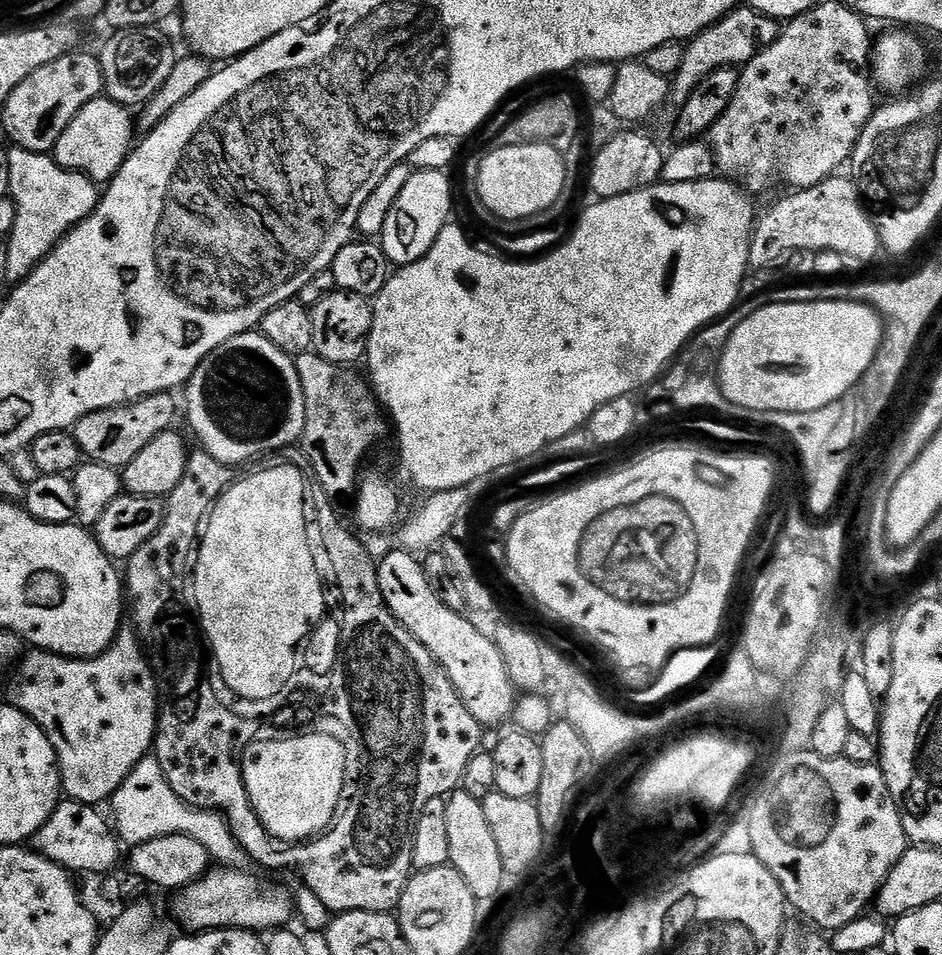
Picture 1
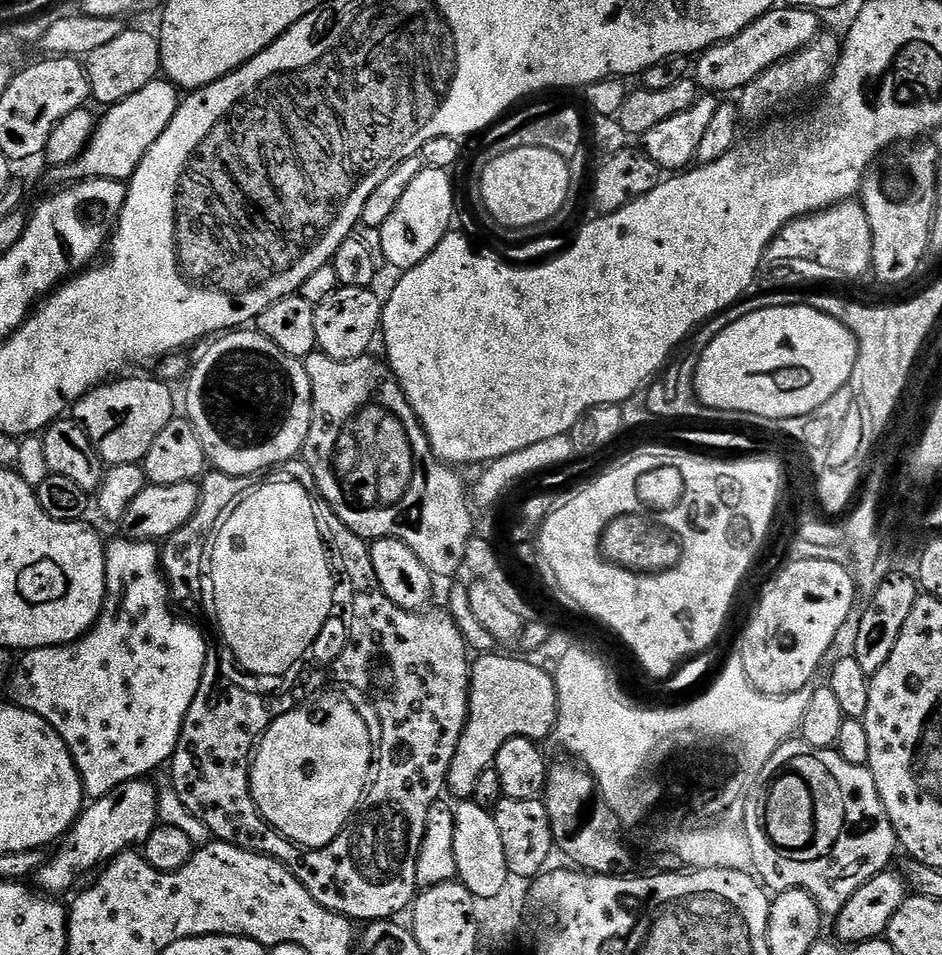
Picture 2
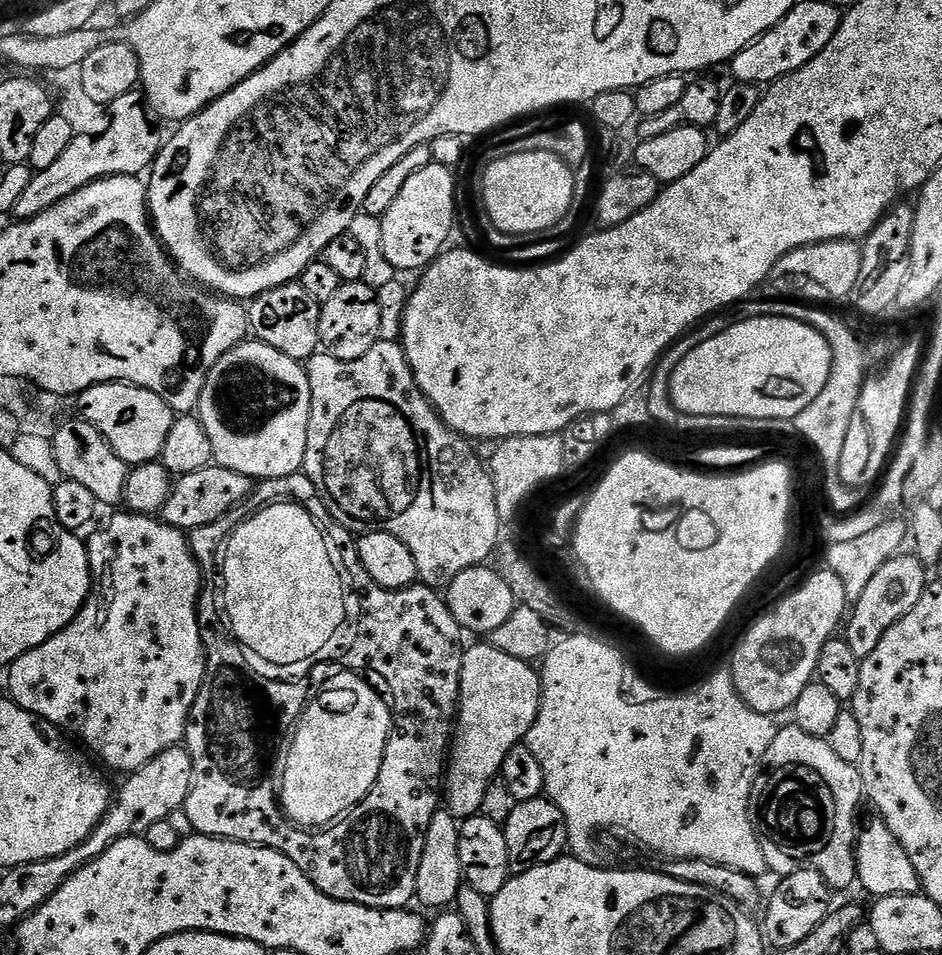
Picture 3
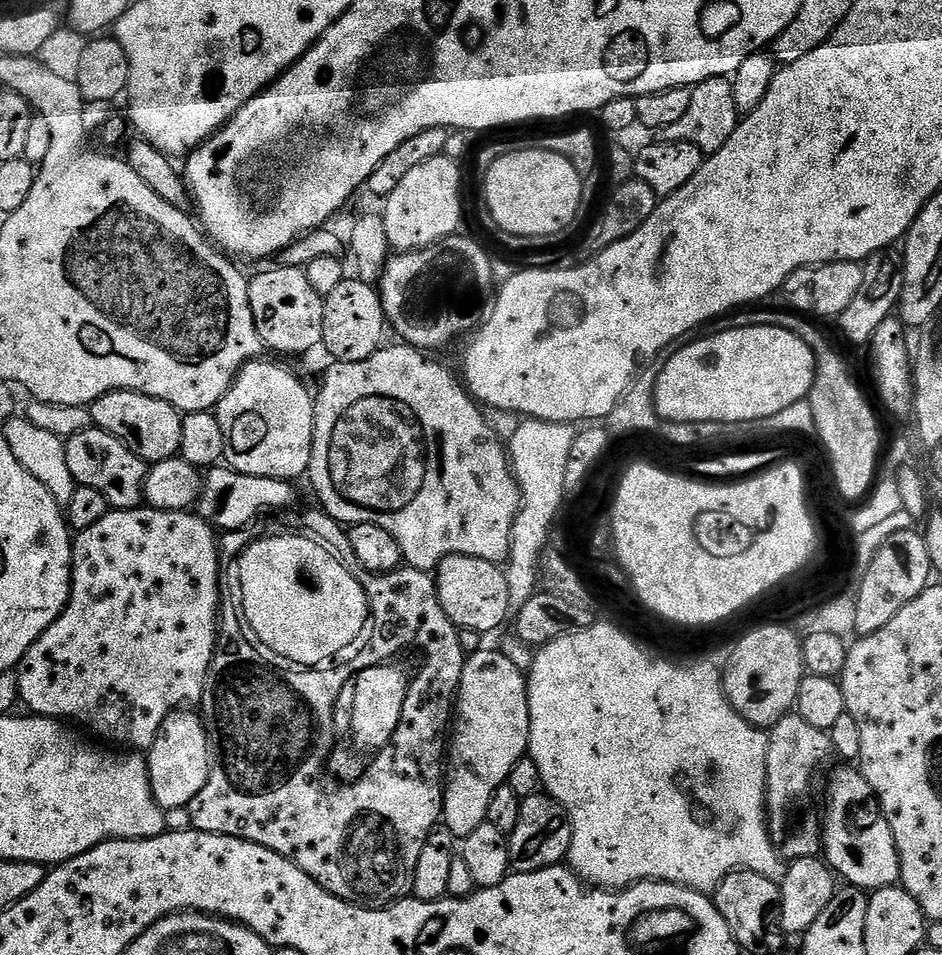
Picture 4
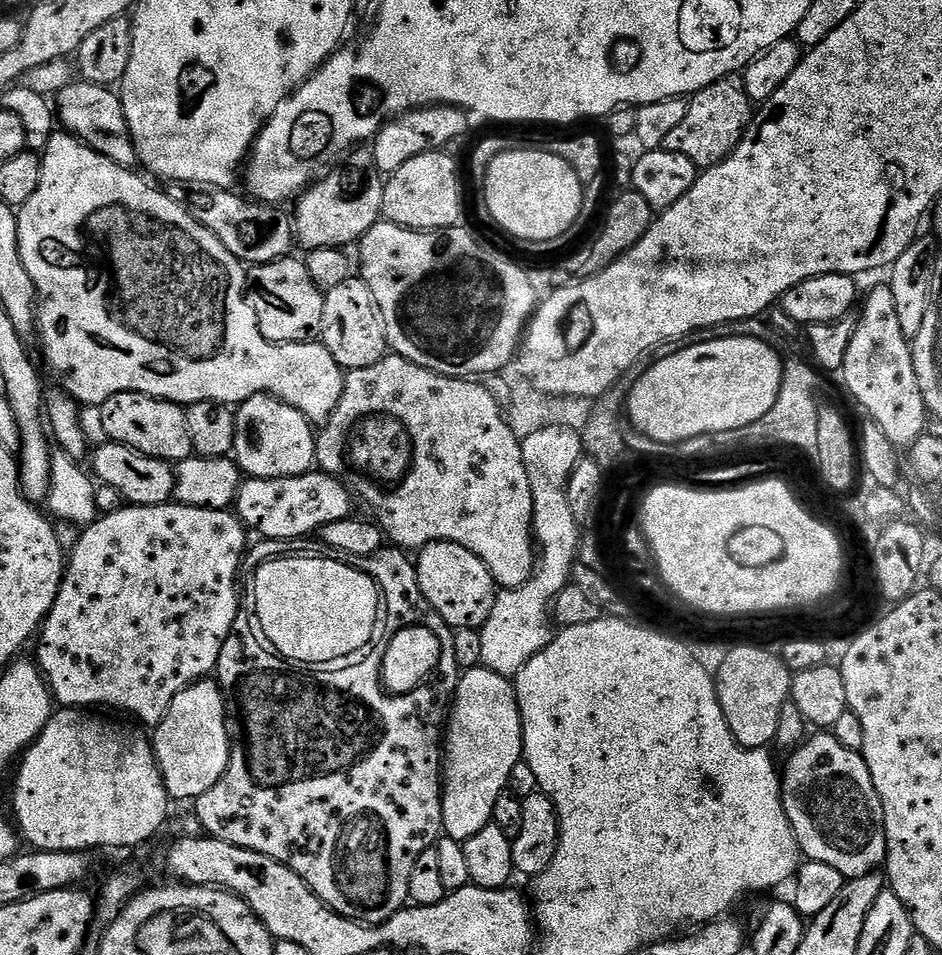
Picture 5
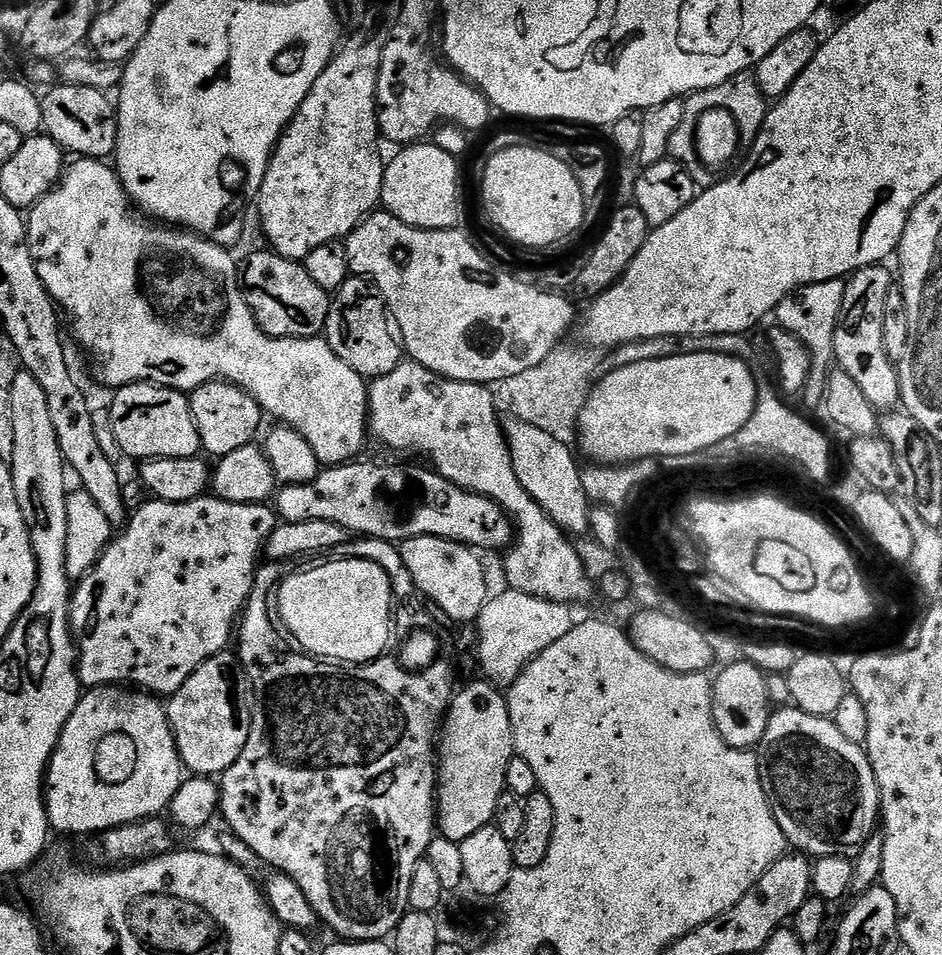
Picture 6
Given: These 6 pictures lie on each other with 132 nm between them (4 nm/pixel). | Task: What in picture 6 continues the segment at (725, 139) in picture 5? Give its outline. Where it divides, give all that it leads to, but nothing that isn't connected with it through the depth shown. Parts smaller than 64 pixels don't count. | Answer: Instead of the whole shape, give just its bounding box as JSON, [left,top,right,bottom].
[668,71,770,190]

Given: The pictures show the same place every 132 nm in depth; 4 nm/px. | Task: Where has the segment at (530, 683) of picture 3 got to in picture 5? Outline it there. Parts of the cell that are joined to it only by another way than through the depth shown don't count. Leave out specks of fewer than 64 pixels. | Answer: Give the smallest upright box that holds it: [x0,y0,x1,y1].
[442,666,524,838]

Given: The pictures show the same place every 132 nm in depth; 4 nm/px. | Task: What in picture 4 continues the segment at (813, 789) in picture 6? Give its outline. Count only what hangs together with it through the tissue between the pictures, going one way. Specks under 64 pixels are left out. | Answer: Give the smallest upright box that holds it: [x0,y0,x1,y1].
[822,766,900,890]

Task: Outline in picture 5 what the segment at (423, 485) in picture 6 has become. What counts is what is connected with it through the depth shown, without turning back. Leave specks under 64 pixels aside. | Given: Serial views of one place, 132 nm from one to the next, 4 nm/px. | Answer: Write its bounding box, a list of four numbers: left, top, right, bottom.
[234,470,354,542]

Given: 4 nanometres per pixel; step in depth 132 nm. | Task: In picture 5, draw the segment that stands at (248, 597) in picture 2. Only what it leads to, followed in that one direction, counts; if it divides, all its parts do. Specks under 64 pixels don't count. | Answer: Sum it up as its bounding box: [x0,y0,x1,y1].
[256,554,382,660]

